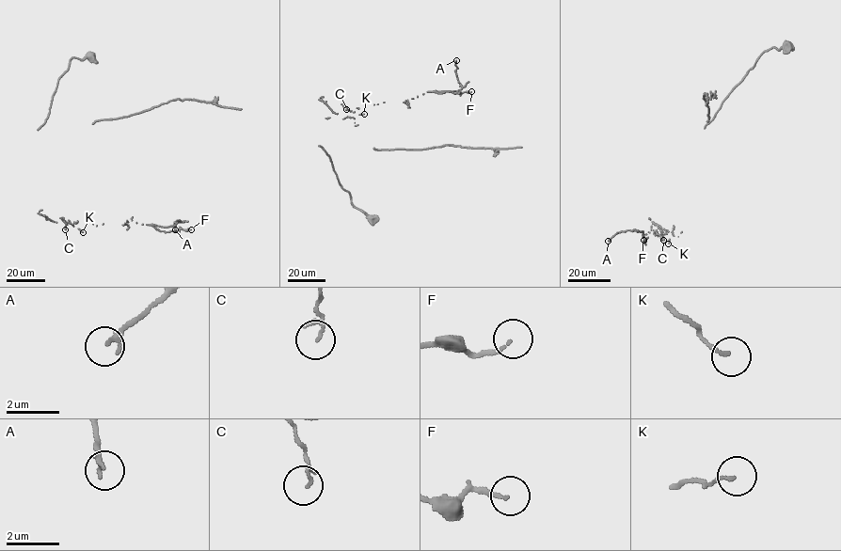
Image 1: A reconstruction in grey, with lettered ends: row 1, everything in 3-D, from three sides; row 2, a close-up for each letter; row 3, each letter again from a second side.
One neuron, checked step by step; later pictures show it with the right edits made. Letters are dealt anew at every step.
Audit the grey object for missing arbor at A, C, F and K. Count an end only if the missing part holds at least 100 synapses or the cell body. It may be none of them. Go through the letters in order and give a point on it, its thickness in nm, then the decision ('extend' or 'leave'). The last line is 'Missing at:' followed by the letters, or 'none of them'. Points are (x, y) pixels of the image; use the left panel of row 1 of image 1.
A: place (175, 229); calibre 200 nm; leave
C: place (65, 229); calibre 80 nm; leave
F: place (191, 229); calibre 130 nm; leave
K: place (83, 232); calibre 100 nm; leave
Missing at: none of them

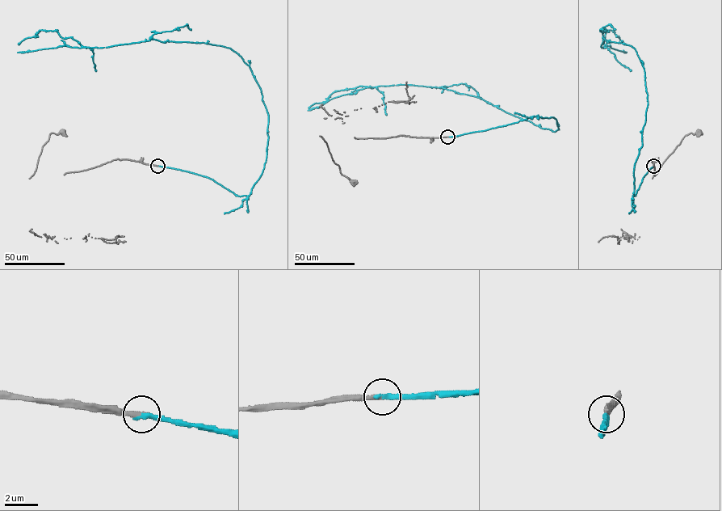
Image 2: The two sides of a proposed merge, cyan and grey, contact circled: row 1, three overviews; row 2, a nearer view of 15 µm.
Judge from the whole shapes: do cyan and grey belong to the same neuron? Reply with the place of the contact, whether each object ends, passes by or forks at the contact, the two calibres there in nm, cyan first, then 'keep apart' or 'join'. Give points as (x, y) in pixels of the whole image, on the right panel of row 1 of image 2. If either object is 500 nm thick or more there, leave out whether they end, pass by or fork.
at (653, 166); cyan ends there; grey ends there; 320 nm thick on the cyan side, 320 nm on the other; join

